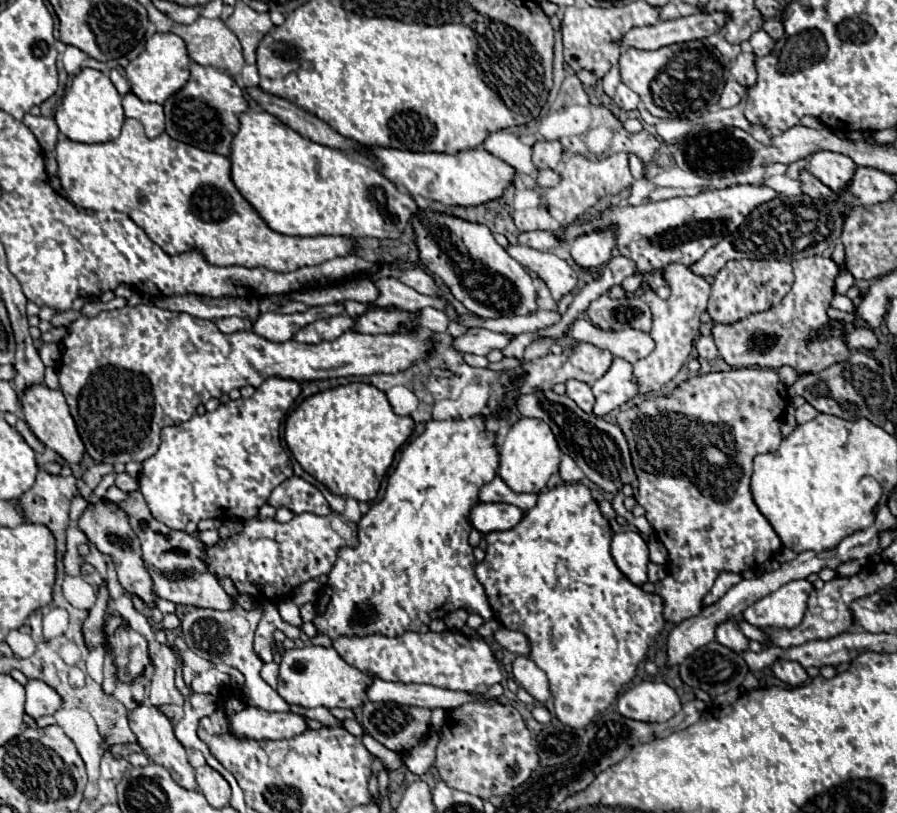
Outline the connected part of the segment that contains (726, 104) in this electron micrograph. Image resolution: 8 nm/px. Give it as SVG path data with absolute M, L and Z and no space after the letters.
M729 80L729 82L725 84L723 94L721 94L721 100L719 100L721 108L733 108L733 106L737 106L743 94L745 94L745 88L743 88L739 82Z

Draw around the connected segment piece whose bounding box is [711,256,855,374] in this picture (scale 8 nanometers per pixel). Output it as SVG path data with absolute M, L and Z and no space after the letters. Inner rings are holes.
M823 256L793 260L791 266L795 272L795 284L779 304L771 306L765 312L755 312L733 324L715 322L711 326L711 336L715 340L715 346L721 358L731 368L745 368L745 366L781 368L789 364L799 374L815 374L829 368L831 364L837 364L849 358L849 348L845 344L845 338L855 326L837 322L827 316L827 308L831 306L831 300L835 296L833 282L839 276L841 266L835 264L831 258L823 258ZM833 326L839 326L843 334L815 338L817 332Z

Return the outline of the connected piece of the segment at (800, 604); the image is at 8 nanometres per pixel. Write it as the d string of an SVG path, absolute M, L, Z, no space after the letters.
M791 580L775 592L751 604L743 612L743 618L757 628L795 628L803 620L811 590L813 584L809 580Z

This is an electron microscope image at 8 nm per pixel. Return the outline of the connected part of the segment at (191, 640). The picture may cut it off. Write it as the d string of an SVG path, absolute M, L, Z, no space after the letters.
M235 606L227 612L219 610L203 610L203 608L193 608L189 610L183 620L181 620L181 630L187 646L201 658L205 658L211 664L225 664L241 670L245 674L245 690L251 698L251 704L263 710L271 712L289 712L289 704L277 696L277 692L259 676L263 660L257 656L253 648L253 632L257 628L257 620L261 620L261 608L257 610L243 610L241 606Z

